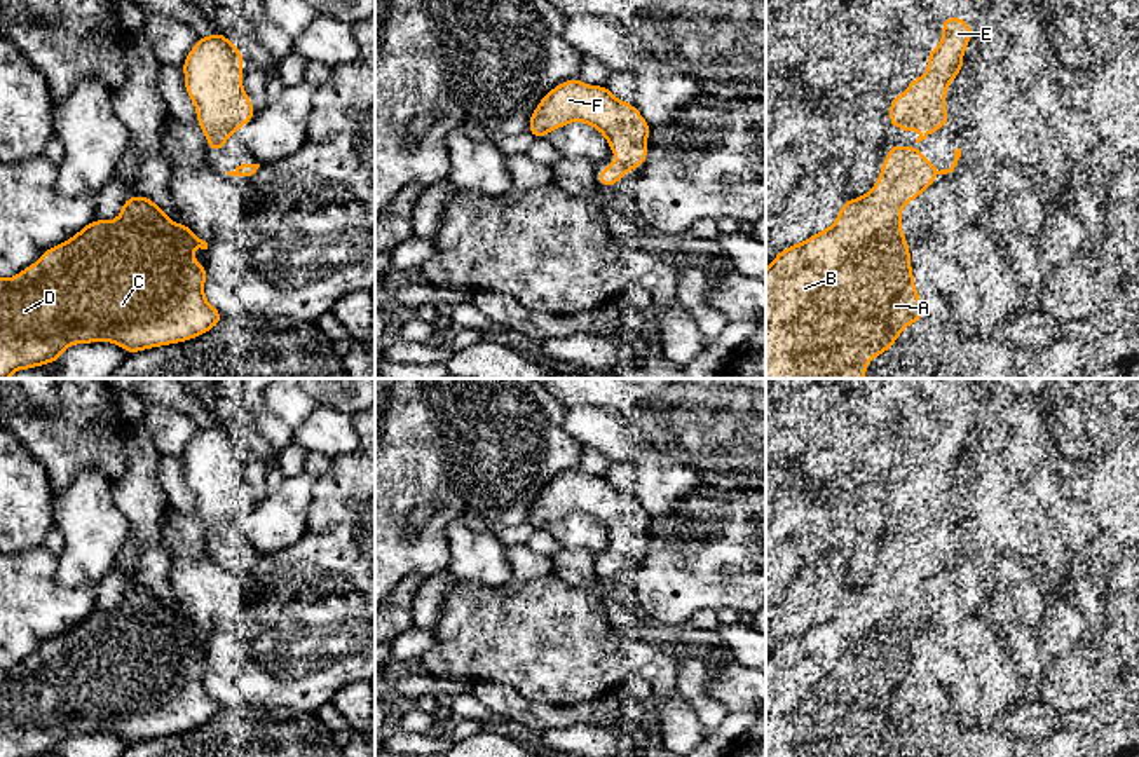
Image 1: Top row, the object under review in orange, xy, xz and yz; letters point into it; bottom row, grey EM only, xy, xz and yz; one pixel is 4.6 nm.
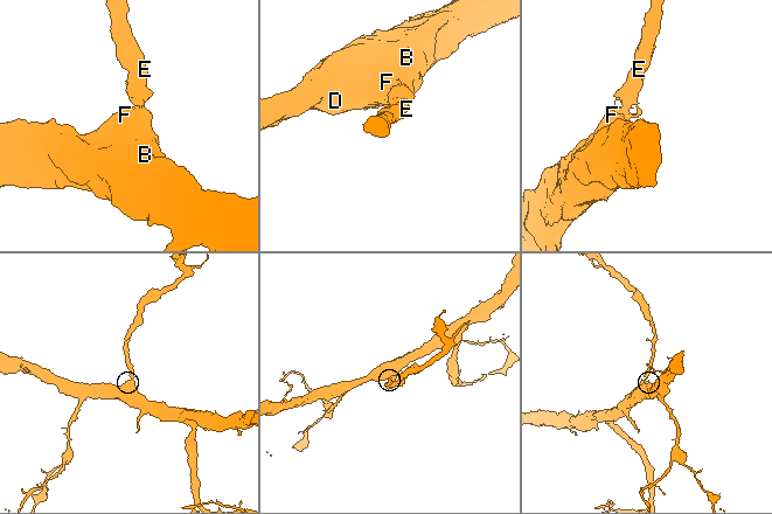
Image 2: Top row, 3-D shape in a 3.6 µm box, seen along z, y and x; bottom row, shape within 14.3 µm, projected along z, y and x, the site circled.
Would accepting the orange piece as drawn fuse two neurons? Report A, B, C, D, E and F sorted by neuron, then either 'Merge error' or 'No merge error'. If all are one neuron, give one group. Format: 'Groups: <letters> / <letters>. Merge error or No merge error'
Groups: A B C D E F. No merge error

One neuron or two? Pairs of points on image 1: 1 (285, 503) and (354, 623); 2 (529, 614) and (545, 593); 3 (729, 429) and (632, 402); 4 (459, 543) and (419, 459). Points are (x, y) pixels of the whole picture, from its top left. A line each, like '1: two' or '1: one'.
1: two
2: one
3: one
4: two

